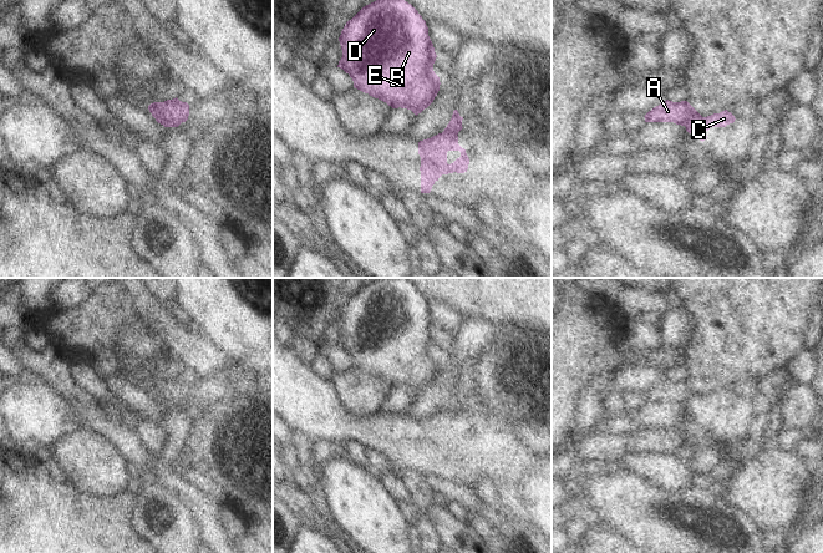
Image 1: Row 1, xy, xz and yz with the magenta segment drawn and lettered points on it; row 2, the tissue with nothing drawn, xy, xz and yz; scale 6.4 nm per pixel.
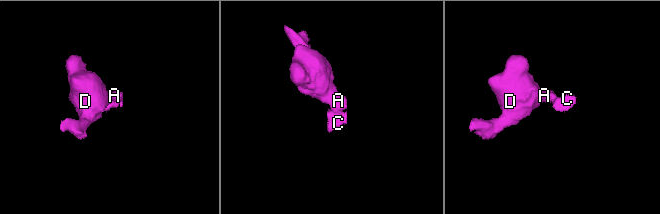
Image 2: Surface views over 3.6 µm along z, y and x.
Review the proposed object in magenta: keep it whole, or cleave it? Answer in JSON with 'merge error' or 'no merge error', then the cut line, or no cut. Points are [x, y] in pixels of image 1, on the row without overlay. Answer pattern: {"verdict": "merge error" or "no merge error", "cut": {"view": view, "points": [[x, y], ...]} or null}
{"verdict": "merge error", "cut": {"view": "yz", "points": [[696, 390], [684, 404]]}}

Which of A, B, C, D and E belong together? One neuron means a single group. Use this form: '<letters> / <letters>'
A B D E / C

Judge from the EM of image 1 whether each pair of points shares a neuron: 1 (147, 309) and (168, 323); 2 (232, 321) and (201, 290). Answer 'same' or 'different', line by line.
1: same
2: same

